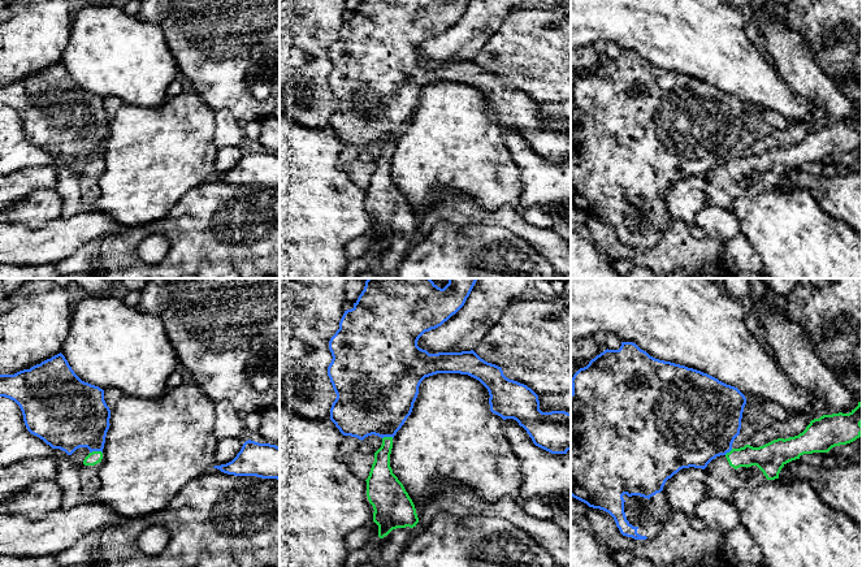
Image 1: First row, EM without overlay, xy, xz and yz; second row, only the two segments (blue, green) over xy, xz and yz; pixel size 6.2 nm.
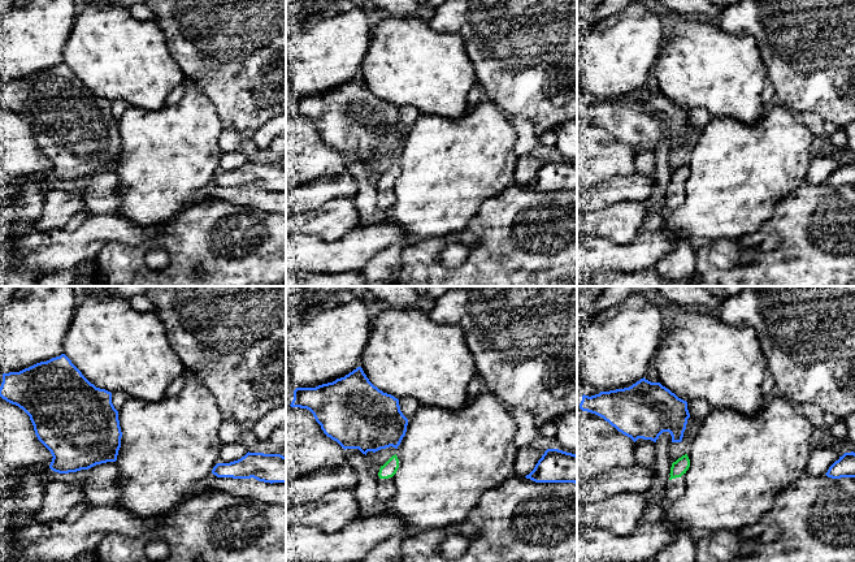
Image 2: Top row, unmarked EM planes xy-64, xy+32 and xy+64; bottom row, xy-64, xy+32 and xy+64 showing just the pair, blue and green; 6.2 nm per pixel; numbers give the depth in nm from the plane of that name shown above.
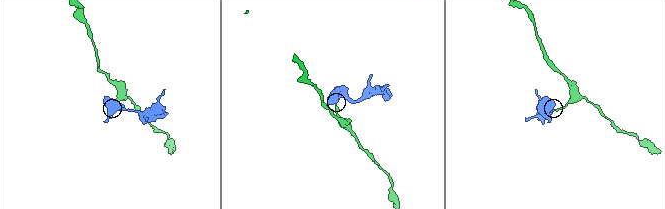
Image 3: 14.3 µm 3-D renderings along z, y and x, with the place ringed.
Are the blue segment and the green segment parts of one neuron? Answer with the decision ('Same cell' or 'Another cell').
Another cell

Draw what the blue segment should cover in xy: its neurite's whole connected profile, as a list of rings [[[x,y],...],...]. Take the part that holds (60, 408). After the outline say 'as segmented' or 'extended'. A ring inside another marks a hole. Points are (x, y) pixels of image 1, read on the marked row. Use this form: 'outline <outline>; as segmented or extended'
outline [[[60,352],[20,371],[0,375],[0,397],[14,401],[27,430],[72,455],[79,447],[104,449],[111,410],[104,390],[82,381]]]; as segmented

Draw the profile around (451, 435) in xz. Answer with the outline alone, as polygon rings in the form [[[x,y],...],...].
[[[460,373],[425,377],[411,415],[393,438],[390,467],[412,499],[417,518],[441,480],[473,489],[486,502],[520,497],[524,476],[520,462],[504,436],[504,420],[490,411],[488,389]]]

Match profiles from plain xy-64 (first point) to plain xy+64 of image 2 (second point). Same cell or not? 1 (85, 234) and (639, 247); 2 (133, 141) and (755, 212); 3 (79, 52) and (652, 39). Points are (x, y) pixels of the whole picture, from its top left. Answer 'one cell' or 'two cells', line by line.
1: one cell
2: one cell
3: two cells

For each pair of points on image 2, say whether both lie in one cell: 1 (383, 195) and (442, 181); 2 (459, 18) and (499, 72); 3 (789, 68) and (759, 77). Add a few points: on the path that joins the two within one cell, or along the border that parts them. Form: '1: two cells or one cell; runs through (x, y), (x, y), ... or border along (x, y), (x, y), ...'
1: two cells; border along (394, 189), (395, 202), (380, 215)
2: one cell; runs through (472, 31), (499, 59)
3: two cells; border along (756, 46), (765, 65), (768, 81)

